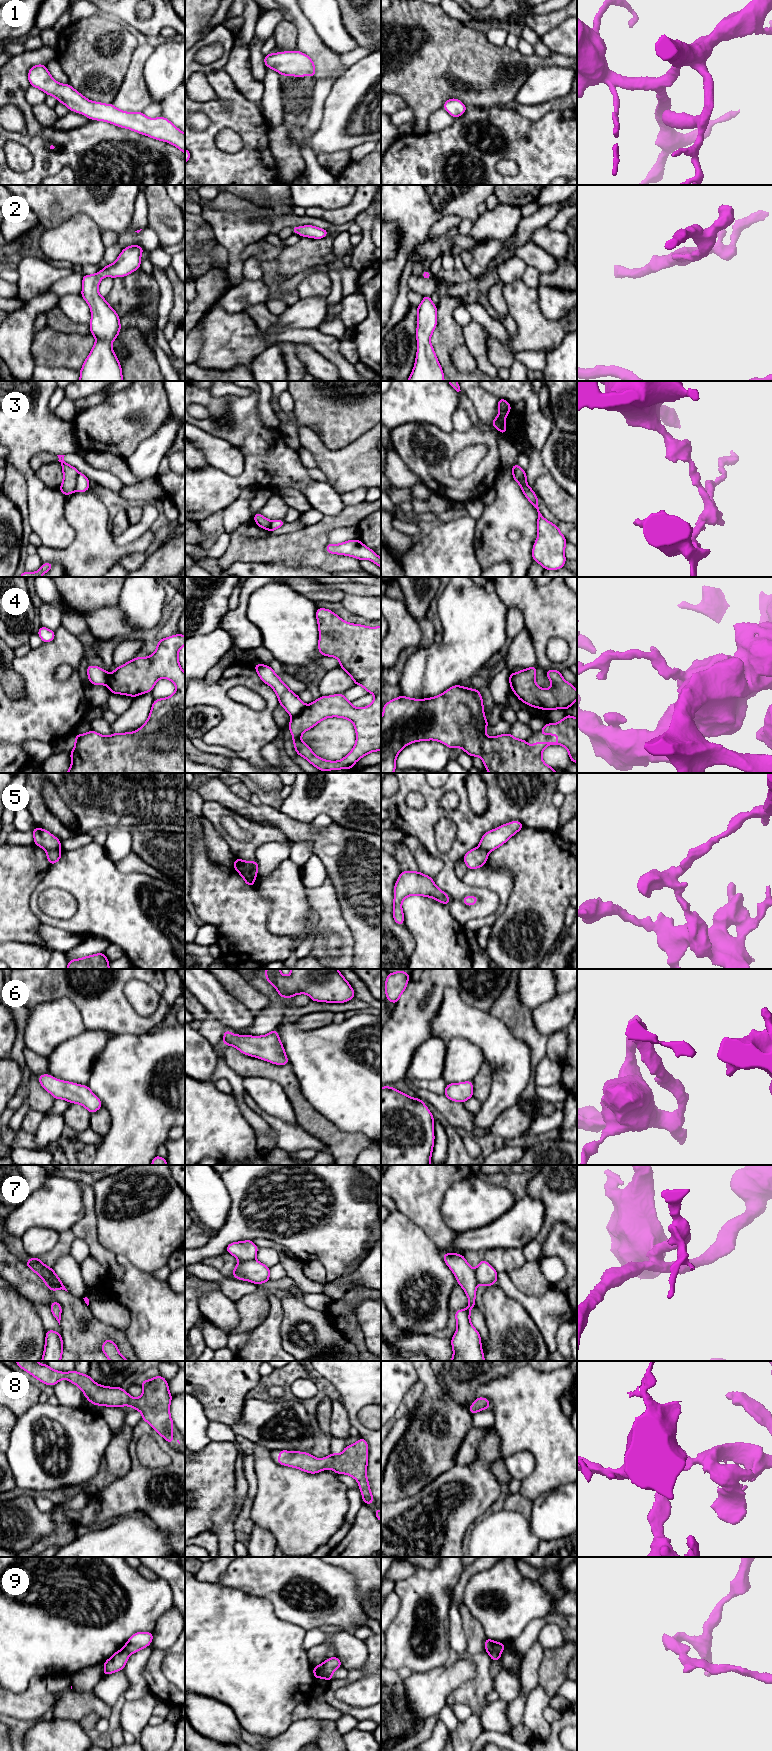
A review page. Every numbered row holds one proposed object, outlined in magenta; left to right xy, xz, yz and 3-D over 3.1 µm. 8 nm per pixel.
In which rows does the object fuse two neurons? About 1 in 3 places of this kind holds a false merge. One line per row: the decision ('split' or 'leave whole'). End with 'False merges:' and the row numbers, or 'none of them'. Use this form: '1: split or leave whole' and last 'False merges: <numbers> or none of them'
1: leave whole
2: leave whole
3: split
4: split
5: split
6: leave whole
7: split
8: leave whole
9: split
False merges: 3, 4, 5, 7, 9

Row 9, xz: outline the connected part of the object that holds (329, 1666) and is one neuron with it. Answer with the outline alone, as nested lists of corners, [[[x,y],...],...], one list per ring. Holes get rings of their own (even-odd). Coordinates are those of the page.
[[[333,1656],[329,1658],[328,1660],[325,1660],[322,1663],[323,1667],[323,1674],[322,1678],[326,1679],[327,1682],[330,1682],[332,1679],[333,1672],[337,1669],[342,1667],[341,1661],[336,1656]]]

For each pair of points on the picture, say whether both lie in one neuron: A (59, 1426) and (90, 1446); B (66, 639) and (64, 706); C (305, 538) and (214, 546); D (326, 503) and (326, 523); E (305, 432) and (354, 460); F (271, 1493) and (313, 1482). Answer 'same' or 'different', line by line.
A: same
B: same
C: different
D: different
E: same
F: same

